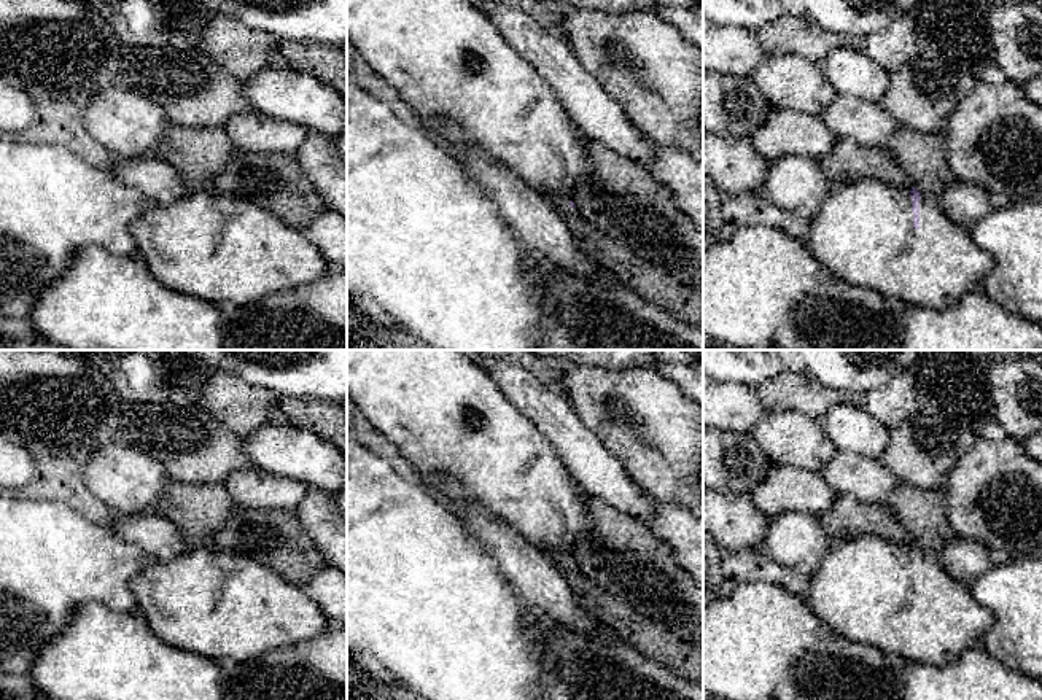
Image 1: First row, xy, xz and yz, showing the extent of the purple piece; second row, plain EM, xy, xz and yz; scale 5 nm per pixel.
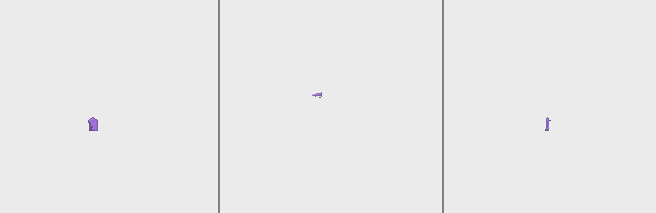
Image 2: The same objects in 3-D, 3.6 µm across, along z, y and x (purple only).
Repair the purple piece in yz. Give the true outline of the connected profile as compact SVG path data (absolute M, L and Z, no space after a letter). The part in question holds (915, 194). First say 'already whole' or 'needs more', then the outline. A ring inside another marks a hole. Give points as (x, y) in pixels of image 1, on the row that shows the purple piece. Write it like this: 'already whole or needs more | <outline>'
needs more | M870 178L834 185L808 221L803 243L824 267L843 280L872 288L904 305L934 310L943 310L969 291L980 288L982 280L994 269L991 255L972 239L969 229L951 221L935 200L926 199L916 188L900 189Z

